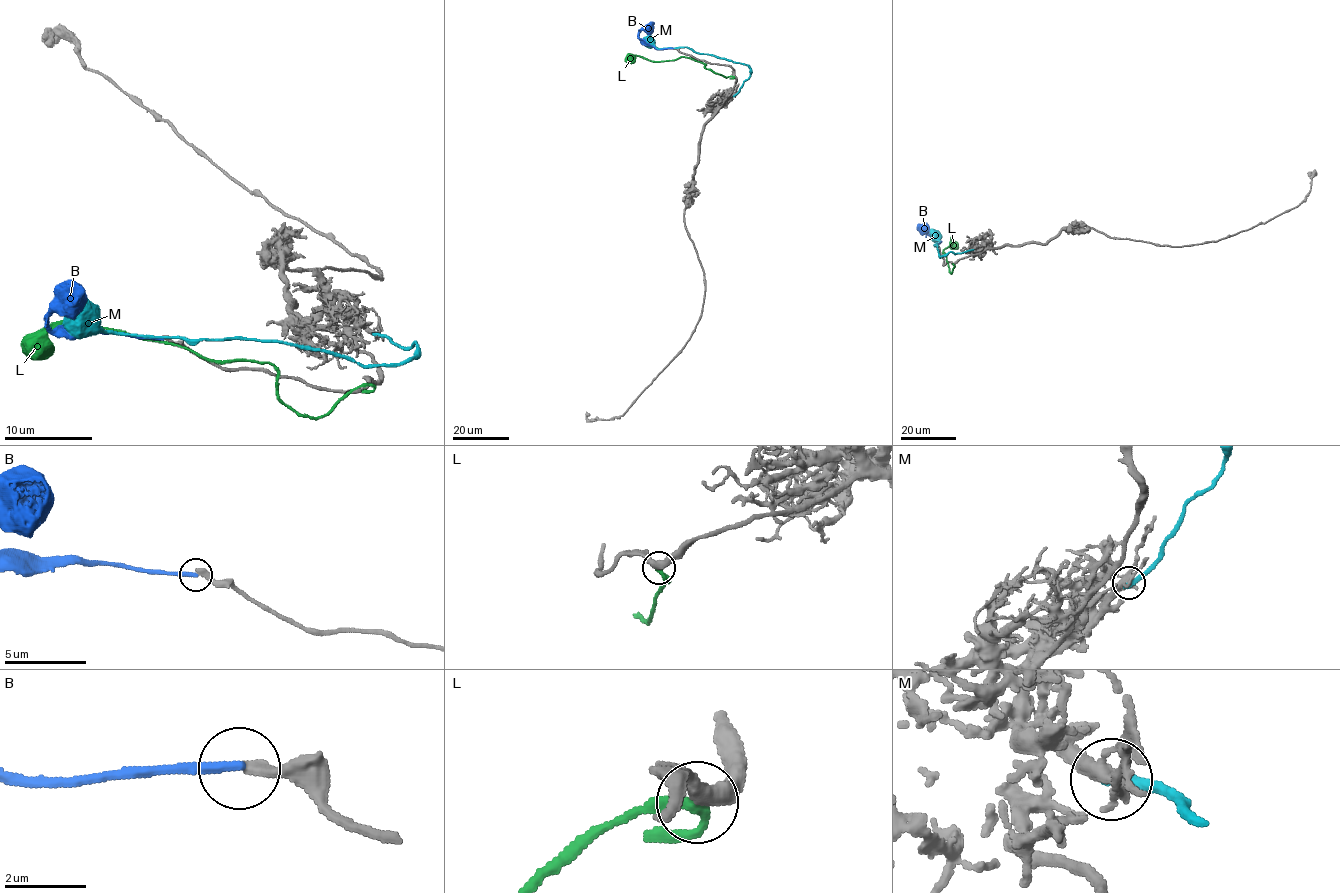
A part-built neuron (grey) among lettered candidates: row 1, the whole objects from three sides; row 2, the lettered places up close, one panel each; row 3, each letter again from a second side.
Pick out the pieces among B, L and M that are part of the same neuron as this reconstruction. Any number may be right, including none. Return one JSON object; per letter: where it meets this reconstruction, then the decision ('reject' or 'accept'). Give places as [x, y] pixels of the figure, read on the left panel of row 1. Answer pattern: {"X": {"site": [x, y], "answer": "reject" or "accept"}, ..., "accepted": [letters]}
{"B": {"site": [162, 338], "answer": "reject"}, "L": {"site": [373, 384], "answer": "reject"}, "M": {"site": [375, 334], "answer": "reject"}, "accepted": []}

